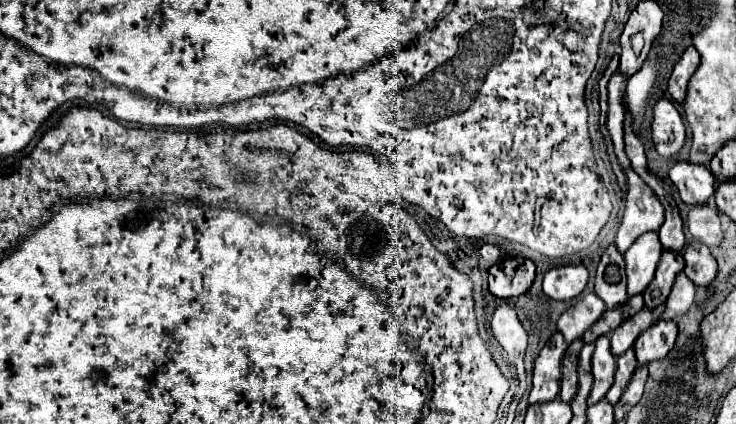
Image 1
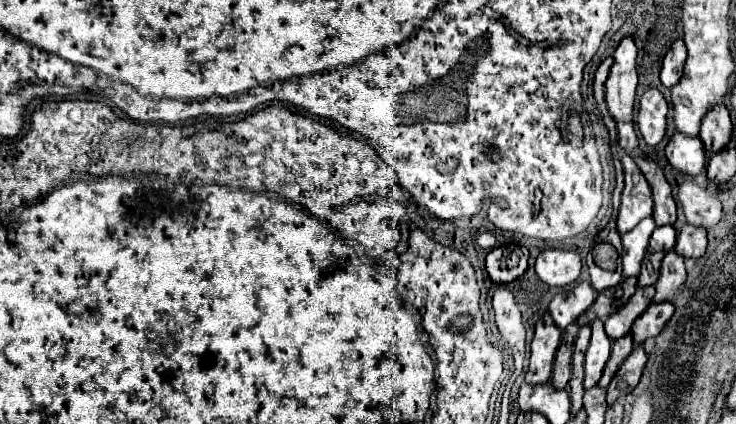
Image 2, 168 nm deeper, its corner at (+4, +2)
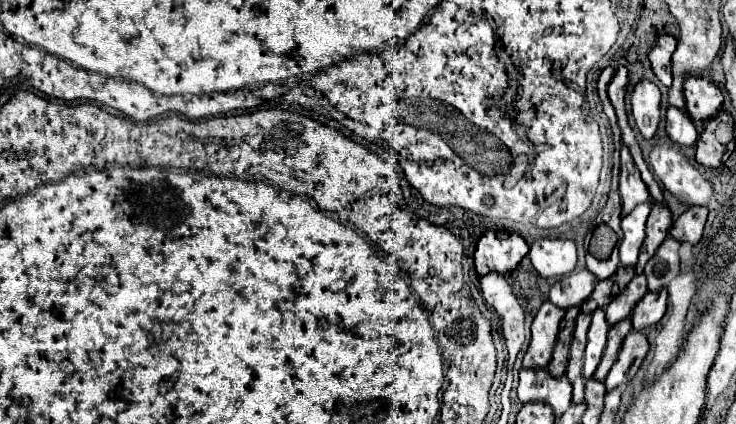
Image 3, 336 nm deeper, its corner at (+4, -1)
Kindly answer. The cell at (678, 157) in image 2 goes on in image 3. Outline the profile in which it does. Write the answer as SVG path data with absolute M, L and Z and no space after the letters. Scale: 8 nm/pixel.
M668 107L666 131L670 141L680 147L694 147L698 141L696 125L688 119L688 115L684 115L682 111L676 111L676 107Z

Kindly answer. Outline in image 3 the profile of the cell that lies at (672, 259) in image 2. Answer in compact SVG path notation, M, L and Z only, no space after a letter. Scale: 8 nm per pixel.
M668 237L660 245L656 255L648 261L648 265L644 269L644 275L648 277L648 289L652 293L668 287L670 281L680 275L678 247L680 247L680 243L676 243L676 239L672 239L672 237Z

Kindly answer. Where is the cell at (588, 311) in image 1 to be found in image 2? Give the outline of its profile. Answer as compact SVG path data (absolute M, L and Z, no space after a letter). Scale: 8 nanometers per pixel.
M588 280L576 284L574 288L566 292L558 292L550 302L550 314L556 320L560 328L566 328L570 322L574 322L584 310L592 306L596 300L596 290Z

